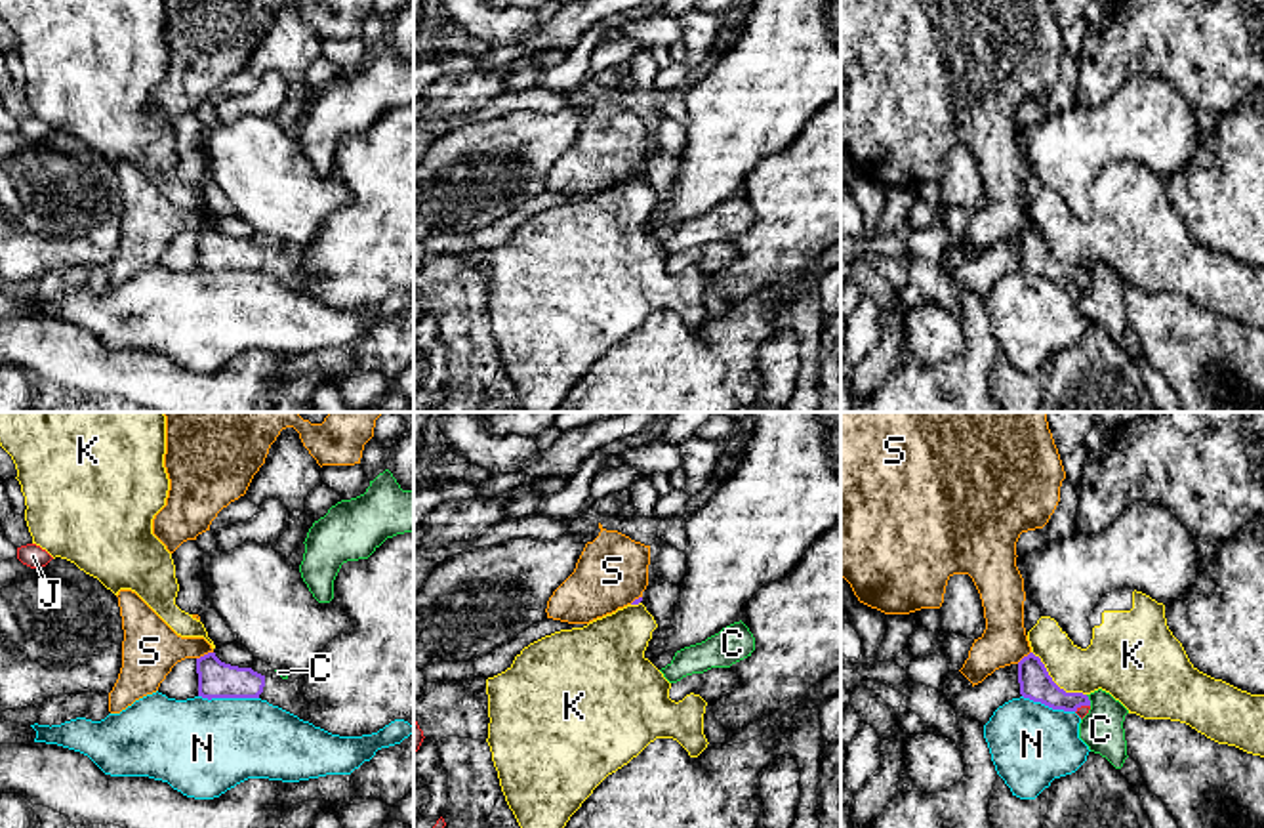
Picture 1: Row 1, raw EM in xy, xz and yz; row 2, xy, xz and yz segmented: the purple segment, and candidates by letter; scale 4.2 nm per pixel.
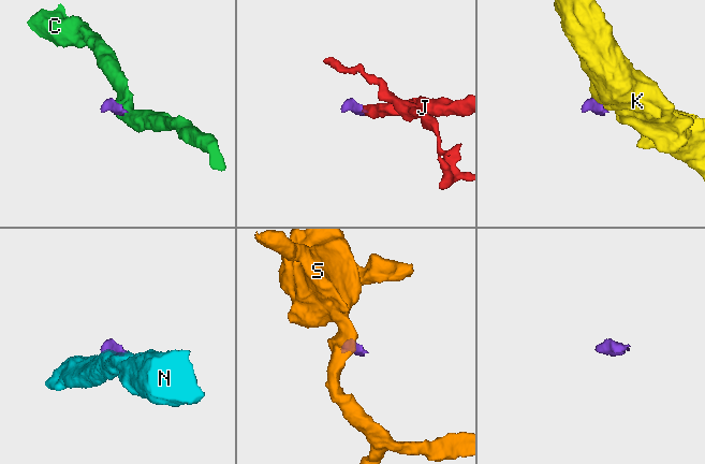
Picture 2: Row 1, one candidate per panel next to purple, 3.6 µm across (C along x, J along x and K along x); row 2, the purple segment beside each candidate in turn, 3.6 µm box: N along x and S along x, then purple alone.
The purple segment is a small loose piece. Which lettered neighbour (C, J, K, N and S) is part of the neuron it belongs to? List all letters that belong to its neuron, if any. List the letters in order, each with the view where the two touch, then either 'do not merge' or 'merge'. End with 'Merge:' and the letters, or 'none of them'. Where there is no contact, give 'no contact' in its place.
C: yz | do not merge
J: yz | merge
K: yz | do not merge
N: xy | do not merge
S: xy | do not merge
Merge: J

